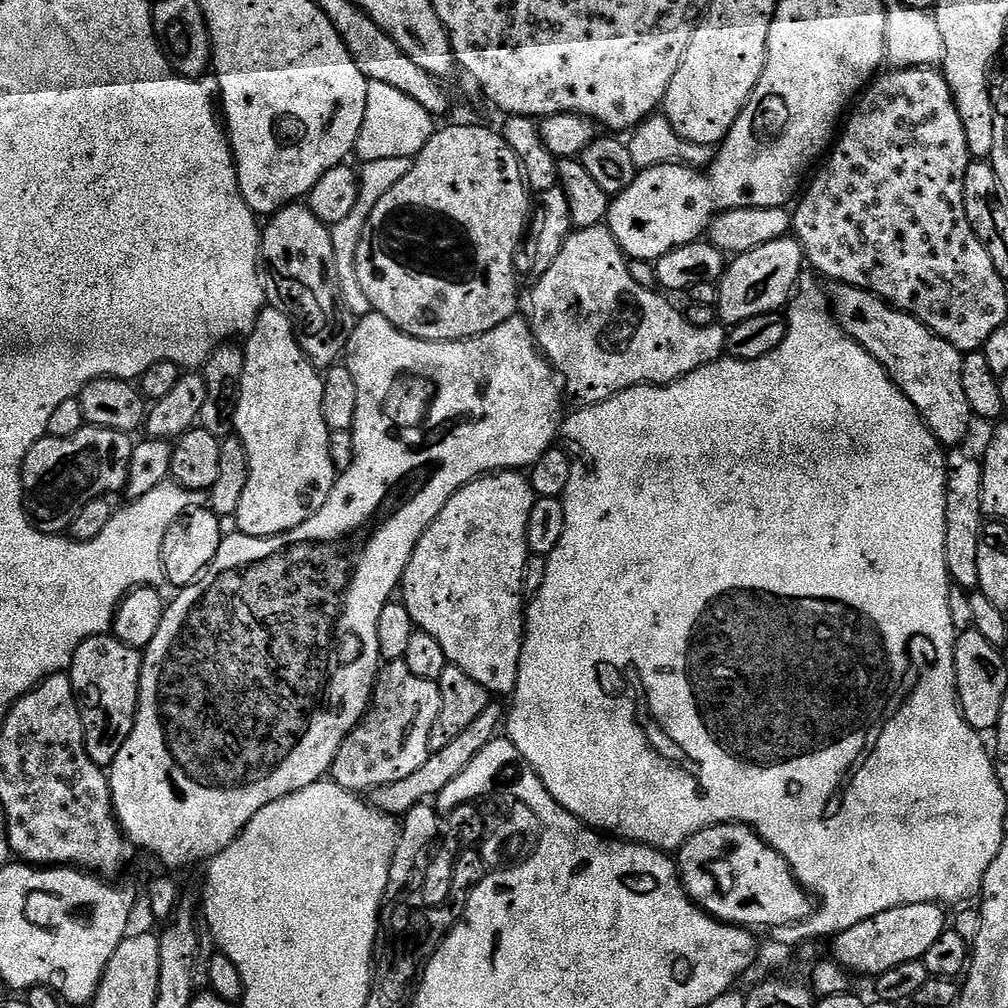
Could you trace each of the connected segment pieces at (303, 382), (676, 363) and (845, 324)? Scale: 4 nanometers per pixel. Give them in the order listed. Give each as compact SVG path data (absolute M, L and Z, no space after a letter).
M266 306L261 310L260 316L256 319L256 325L252 327L251 332L247 333L247 340L248 344L245 343L243 345L244 369L242 370L242 382L240 383L238 402L236 403L236 426L234 432L235 435L240 437L242 446L248 455L250 478L246 482L246 490L242 493L242 502L238 502L238 510L234 517L234 523L240 527L237 529L245 536L280 536L283 532L289 532L298 526L302 526L302 522L306 522L315 512L322 510L326 498L330 498L330 490L336 485L338 473L334 462L330 462L329 431L326 422L322 418L322 386L324 385L324 377L308 361L306 354L302 350L302 346L298 346L298 338L294 334L292 318L279 306Z
M606 226L577 228L570 234L570 238L566 238L566 246L562 246L562 254L558 254L557 260L550 265L550 270L546 270L546 274L539 276L535 281L536 285L532 288L532 305L529 306L528 312L526 311L527 319L530 321L532 337L536 339L536 344L539 346L540 351L544 353L557 377L562 381L563 391L569 397L572 395L577 400L575 402L577 405L587 406L598 402L606 402L616 393L625 392L627 388L636 388L639 384L654 384L657 386L672 384L683 376L690 375L694 370L698 370L707 364L713 364L715 360L721 359L728 347L728 332L725 325L717 322L710 326L694 326L688 321L687 315L681 309L679 312L668 301L671 299L667 295L646 286L638 286L638 282L634 282L628 266L629 261L624 253L620 251L620 243L612 237L612 232L609 228Z
M837 283L833 288L836 289L831 289L830 304L840 329L854 342L863 346L888 371L888 377L900 387L902 394L906 394L906 398L910 398L912 405L920 411L924 425L941 446L963 445L960 443L967 438L968 431L974 423L974 417L970 402L966 402L966 394L962 390L962 362L964 361L962 353L954 346L950 346L950 342L946 342L941 336L935 336L922 321L907 316L899 308L884 303L872 292L842 283Z

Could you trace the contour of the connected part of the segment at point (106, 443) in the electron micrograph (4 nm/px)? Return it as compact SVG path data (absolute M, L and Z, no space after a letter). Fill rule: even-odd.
M85 426L78 430L78 434L70 434L70 438L54 438L47 435L38 441L26 454L24 468L20 472L20 480L24 483L24 509L28 512L28 518L34 527L40 532L49 534L64 534L78 518L78 510L89 502L115 497L123 493L128 481L130 470L130 454L134 440L127 432L115 432L114 430L102 430Z

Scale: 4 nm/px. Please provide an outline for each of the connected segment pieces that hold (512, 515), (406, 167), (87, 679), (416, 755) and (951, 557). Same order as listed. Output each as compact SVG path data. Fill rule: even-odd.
M520 470L494 472L470 481L446 502L442 514L422 534L402 581L402 603L410 610L413 625L440 643L451 667L470 674L488 693L497 692L504 698L511 697L518 682L526 619L523 570L530 555L526 526L537 498L531 479Z
M413 157L406 158L378 158L378 162L363 162L358 168L358 179L360 189L358 190L358 202L354 202L354 210L342 218L342 222L334 225L334 243L336 246L336 277L340 280L340 295L344 297L345 309L353 317L359 318L367 316L372 312L370 302L366 294L362 294L362 286L358 286L358 274L356 273L356 255L358 254L358 242L364 233L366 222L370 214L374 214L374 206L406 178L412 169ZM353 312L353 313L352 313Z
M115 634L86 638L74 650L70 675L82 714L84 745L94 763L105 770L111 769L118 750L122 750L130 730L134 730L141 670L141 649L126 646Z
M389 660L381 667L380 672L376 675L376 685L372 688L372 701L368 703L368 709L364 711L364 717L356 723L355 728L342 742L342 746L338 750L338 754L332 763L332 770L330 773L331 779L338 786L342 786L348 792L355 792L357 794L371 793L374 788L385 788L394 782L402 782L402 778L410 778L410 774L414 774L414 770L418 770L428 761L430 749L428 743L430 742L430 730L434 730L434 718L438 718L438 710L440 709L440 685L437 681L427 680L426 678L416 677L410 666L406 666L403 660Z
M952 450L947 453L948 473L946 474L946 566L951 583L960 588L975 589L978 585L978 542L986 523L982 510L982 478L984 470L979 459L976 460L964 450Z

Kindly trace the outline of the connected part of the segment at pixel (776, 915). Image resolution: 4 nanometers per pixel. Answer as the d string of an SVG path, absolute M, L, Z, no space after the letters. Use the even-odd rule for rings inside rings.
M719 824L694 834L694 838L687 840L678 850L678 871L692 902L723 924L735 924L749 930L775 930L788 924L799 924L814 911L813 897L797 882L786 858L782 858L778 850L771 848L746 824Z

